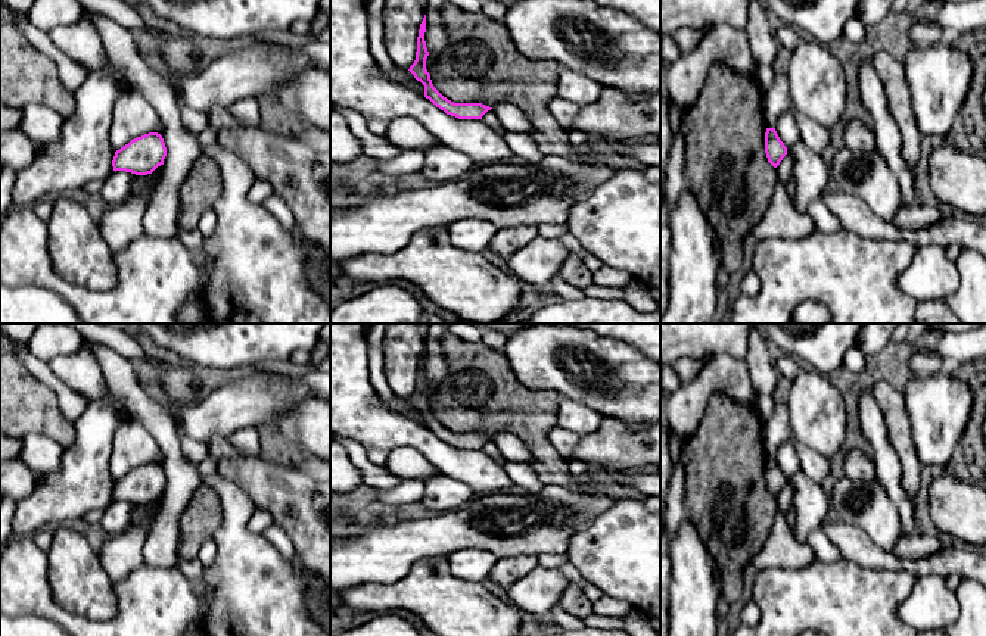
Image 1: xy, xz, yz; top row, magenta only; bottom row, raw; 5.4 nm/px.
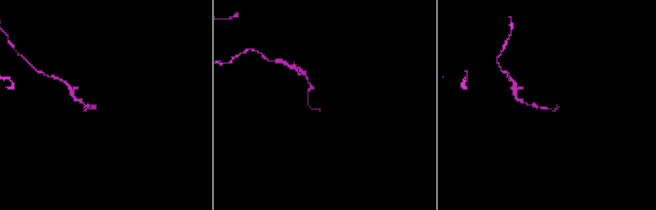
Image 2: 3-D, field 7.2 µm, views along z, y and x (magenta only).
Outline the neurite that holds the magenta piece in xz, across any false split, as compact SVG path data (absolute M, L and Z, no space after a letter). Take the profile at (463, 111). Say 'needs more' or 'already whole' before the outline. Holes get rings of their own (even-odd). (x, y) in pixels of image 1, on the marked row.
already whole; M426 15L419 29L416 60L408 69L414 75L414 78L424 85L424 97L429 99L436 107L444 110L447 115L455 116L458 119L482 119L482 116L492 107L482 103L454 103L444 97L433 87L430 74L426 69L426 59L429 56L429 52L424 41L424 32Z

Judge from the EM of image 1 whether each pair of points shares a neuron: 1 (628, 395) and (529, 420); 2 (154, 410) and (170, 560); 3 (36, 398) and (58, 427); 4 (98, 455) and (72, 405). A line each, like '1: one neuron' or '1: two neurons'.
1: two neurons
2: one neuron
3: one neuron
4: two neurons

